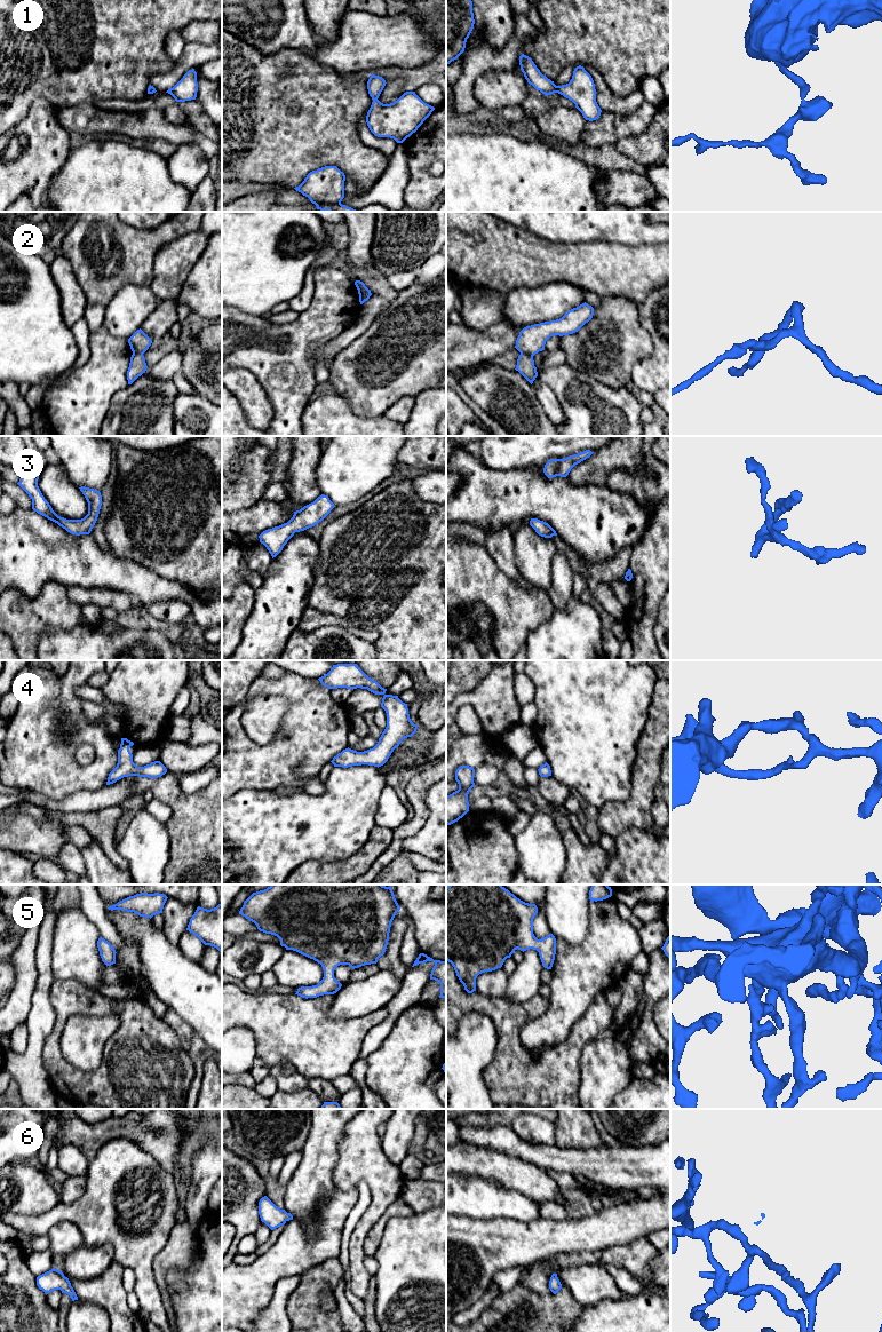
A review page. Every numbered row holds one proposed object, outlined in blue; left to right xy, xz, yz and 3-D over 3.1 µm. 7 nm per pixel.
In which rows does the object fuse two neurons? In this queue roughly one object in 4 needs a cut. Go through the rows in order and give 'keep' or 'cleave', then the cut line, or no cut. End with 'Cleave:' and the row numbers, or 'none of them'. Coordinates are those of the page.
1: keep | no cut
2: cleave | yz (521, 353), (532, 357)
3: keep | no cut
4: keep | no cut
5: keep | no cut
6: keep | no cut
Cleave: 2

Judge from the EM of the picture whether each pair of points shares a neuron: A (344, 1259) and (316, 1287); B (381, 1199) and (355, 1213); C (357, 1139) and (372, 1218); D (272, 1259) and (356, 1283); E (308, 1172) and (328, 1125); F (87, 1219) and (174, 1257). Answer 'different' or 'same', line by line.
A: different
B: different
C: same
D: different
E: same
F: different

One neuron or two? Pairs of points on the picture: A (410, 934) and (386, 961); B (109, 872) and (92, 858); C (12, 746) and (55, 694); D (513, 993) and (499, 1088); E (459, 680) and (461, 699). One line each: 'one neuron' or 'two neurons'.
A: two neurons
B: one neuron
C: one neuron
D: two neurons
E: two neurons

